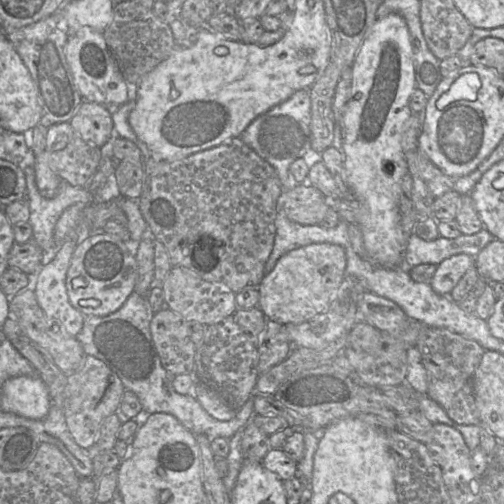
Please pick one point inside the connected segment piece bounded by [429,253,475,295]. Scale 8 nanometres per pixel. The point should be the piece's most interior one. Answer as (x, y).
(448, 272)

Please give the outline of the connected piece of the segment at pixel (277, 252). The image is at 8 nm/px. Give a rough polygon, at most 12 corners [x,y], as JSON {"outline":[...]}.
{"outline":[[285,211],[276,215],[272,252],[265,264],[271,272],[278,259],[314,243],[351,246],[348,224],[333,228],[302,225]]}

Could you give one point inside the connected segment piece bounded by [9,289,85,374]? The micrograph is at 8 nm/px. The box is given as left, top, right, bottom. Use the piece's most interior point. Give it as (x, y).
(67, 353)

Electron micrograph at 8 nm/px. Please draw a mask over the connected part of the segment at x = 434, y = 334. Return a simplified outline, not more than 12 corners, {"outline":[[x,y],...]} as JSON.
{"outline":[[422,328],[427,396],[455,423],[480,425],[473,376],[485,349]]}

